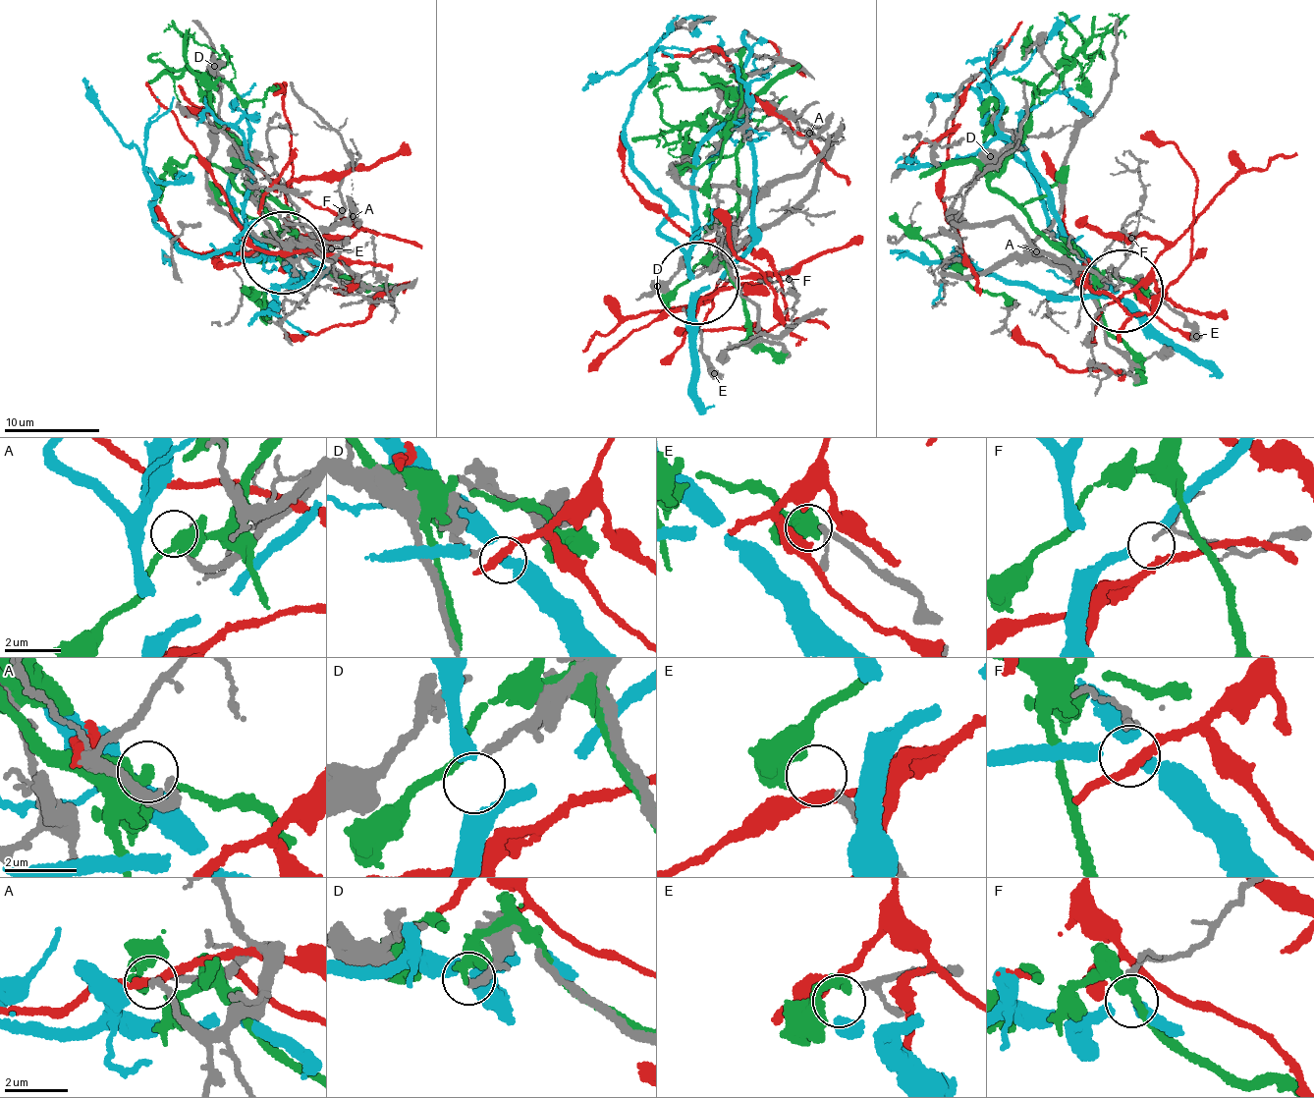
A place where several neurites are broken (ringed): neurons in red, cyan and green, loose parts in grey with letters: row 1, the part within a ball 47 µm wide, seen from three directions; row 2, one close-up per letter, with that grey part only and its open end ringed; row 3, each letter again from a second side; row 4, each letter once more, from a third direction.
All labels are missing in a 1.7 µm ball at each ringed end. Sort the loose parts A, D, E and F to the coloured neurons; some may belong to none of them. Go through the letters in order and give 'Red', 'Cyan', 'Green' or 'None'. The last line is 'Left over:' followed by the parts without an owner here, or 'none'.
A: None
D: None
E: Green
F: Cyan
Left over: A, D

